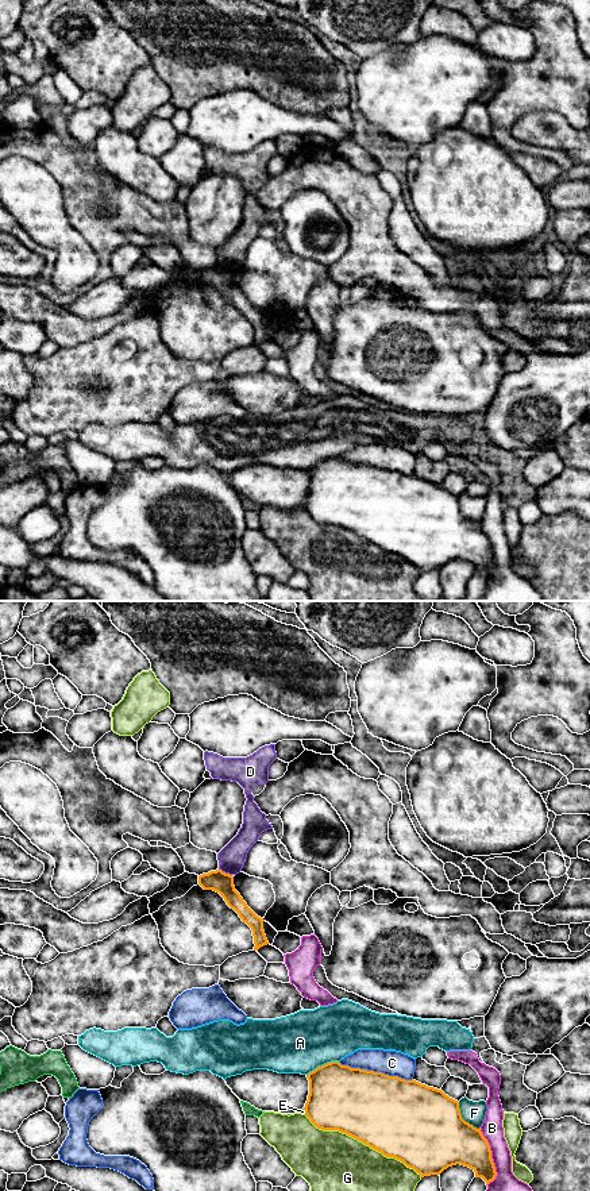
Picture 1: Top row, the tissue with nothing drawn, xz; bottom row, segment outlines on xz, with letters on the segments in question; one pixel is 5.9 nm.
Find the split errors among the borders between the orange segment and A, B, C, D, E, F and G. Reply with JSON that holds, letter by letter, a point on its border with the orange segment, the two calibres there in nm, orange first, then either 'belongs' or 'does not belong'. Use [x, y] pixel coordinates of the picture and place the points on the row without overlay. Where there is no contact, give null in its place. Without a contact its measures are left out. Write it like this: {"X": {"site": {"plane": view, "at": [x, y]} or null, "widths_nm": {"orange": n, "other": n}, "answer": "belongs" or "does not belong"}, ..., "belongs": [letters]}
{"A": {"site": {"plane": "xz", "at": [322, 461]}, "widths_nm": {"orange": 380, "other": 360}, "answer": "does not belong"}, "B": {"site": {"plane": "xz", "at": [490, 551]}, "widths_nm": {"orange": 280, "other": 240}, "answer": "does not belong"}, "C": {"site": {"plane": "xz", "at": [376, 467]}, "widths_nm": {"orange": 440, "other": 150}, "answer": "does not belong"}, "D": {"site": {"plane": "xz", "at": [224, 268]}, "widths_nm": {"orange": 130, "other": 160}, "answer": "does not belong"}, "E": {"site": {"plane": "xz", "at": [305, 507]}, "widths_nm": {"orange": 380, "other": 30}, "answer": "does not belong"}, "F": {"site": {"plane": "xz", "at": [462, 513]}, "widths_nm": {"orange": 480, "other": 130}, "answer": "does not belong"}, "G": {"site": {"plane": "xz", "at": [363, 538]}, "widths_nm": {"orange": 460, "other": 480}, "answer": "does not belong"}, "belongs": []}

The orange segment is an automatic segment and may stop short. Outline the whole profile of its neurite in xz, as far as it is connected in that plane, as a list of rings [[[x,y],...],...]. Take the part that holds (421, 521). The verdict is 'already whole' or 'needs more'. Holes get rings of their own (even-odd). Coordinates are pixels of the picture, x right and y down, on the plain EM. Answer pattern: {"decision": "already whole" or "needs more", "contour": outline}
{"decision": "already whole", "contour": [[[331,456],[306,470],[309,490],[305,509],[323,525],[339,525],[386,552],[394,552],[424,571],[440,570],[448,562],[460,559],[471,563],[486,581],[497,571],[491,546],[481,523],[462,513],[459,497],[441,485],[416,475],[405,475]]]}

